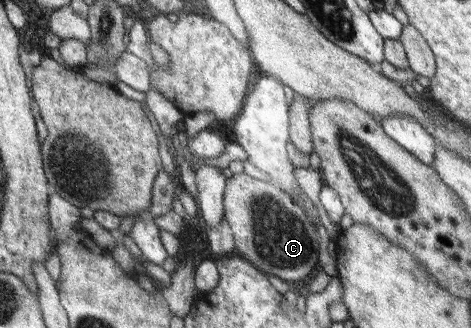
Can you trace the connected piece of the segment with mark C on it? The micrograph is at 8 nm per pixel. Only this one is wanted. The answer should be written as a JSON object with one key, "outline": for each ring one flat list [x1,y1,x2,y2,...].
{"outline":[[244,173,226,179,223,194,223,216,232,232,235,254,265,274,282,281,302,281,316,268,318,236,308,224,304,212,276,184,261,181]]}

